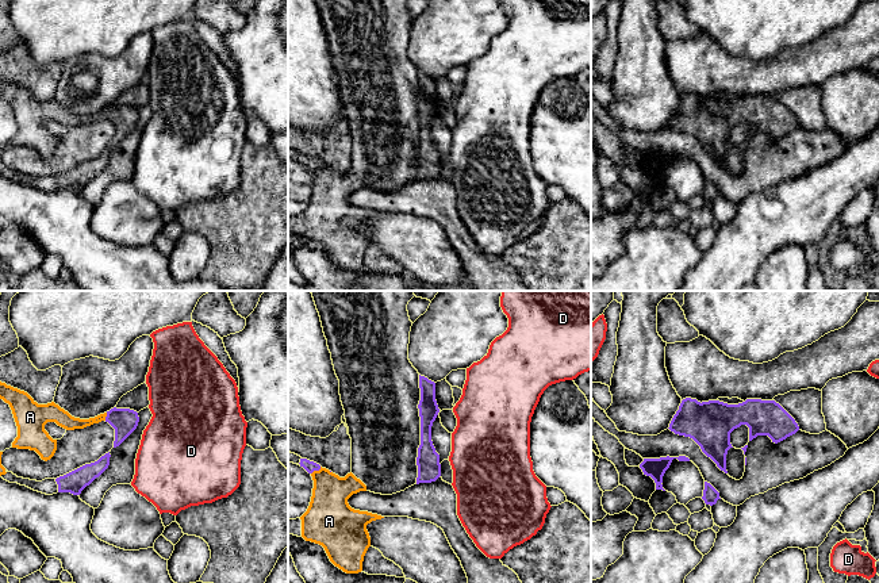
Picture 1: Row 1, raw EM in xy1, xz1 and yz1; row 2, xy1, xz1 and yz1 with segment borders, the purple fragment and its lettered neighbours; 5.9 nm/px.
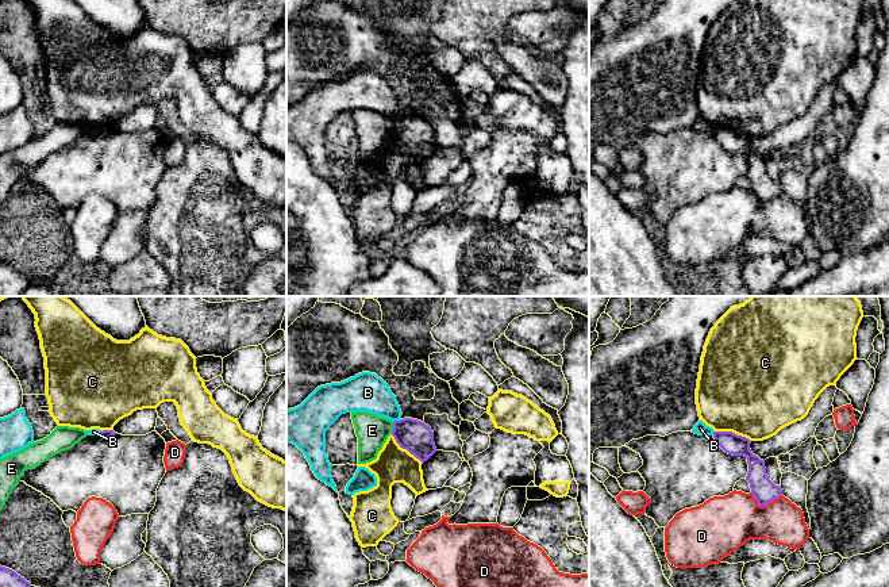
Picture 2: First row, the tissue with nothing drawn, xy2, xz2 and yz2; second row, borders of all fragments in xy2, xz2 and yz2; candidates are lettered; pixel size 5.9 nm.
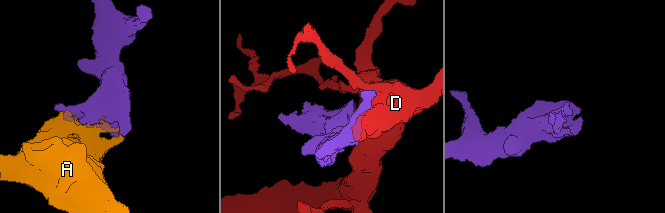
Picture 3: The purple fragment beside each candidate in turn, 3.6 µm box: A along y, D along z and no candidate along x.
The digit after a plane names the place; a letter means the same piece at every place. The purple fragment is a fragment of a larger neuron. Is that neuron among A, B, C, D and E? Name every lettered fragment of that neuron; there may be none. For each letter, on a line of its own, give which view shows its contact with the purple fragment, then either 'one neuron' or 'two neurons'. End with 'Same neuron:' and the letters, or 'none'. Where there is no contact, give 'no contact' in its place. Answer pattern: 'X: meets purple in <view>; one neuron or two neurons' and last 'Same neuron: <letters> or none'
A: meets purple in xz1; one neuron
B: meets purple in xz2; two neurons
C: meets purple in yz2; two neurons
D: meets purple in yz2; two neurons
E: meets purple in xz2; two neurons
Same neuron: A

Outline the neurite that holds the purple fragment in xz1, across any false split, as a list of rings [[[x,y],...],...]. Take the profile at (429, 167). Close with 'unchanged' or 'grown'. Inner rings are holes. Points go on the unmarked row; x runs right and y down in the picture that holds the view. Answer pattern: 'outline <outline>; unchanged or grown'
outline [[[419,72],[419,85],[421,142],[417,154],[417,181],[431,180],[441,173],[440,151],[431,138],[431,123],[440,110],[435,97],[435,80]]]; unchanged

